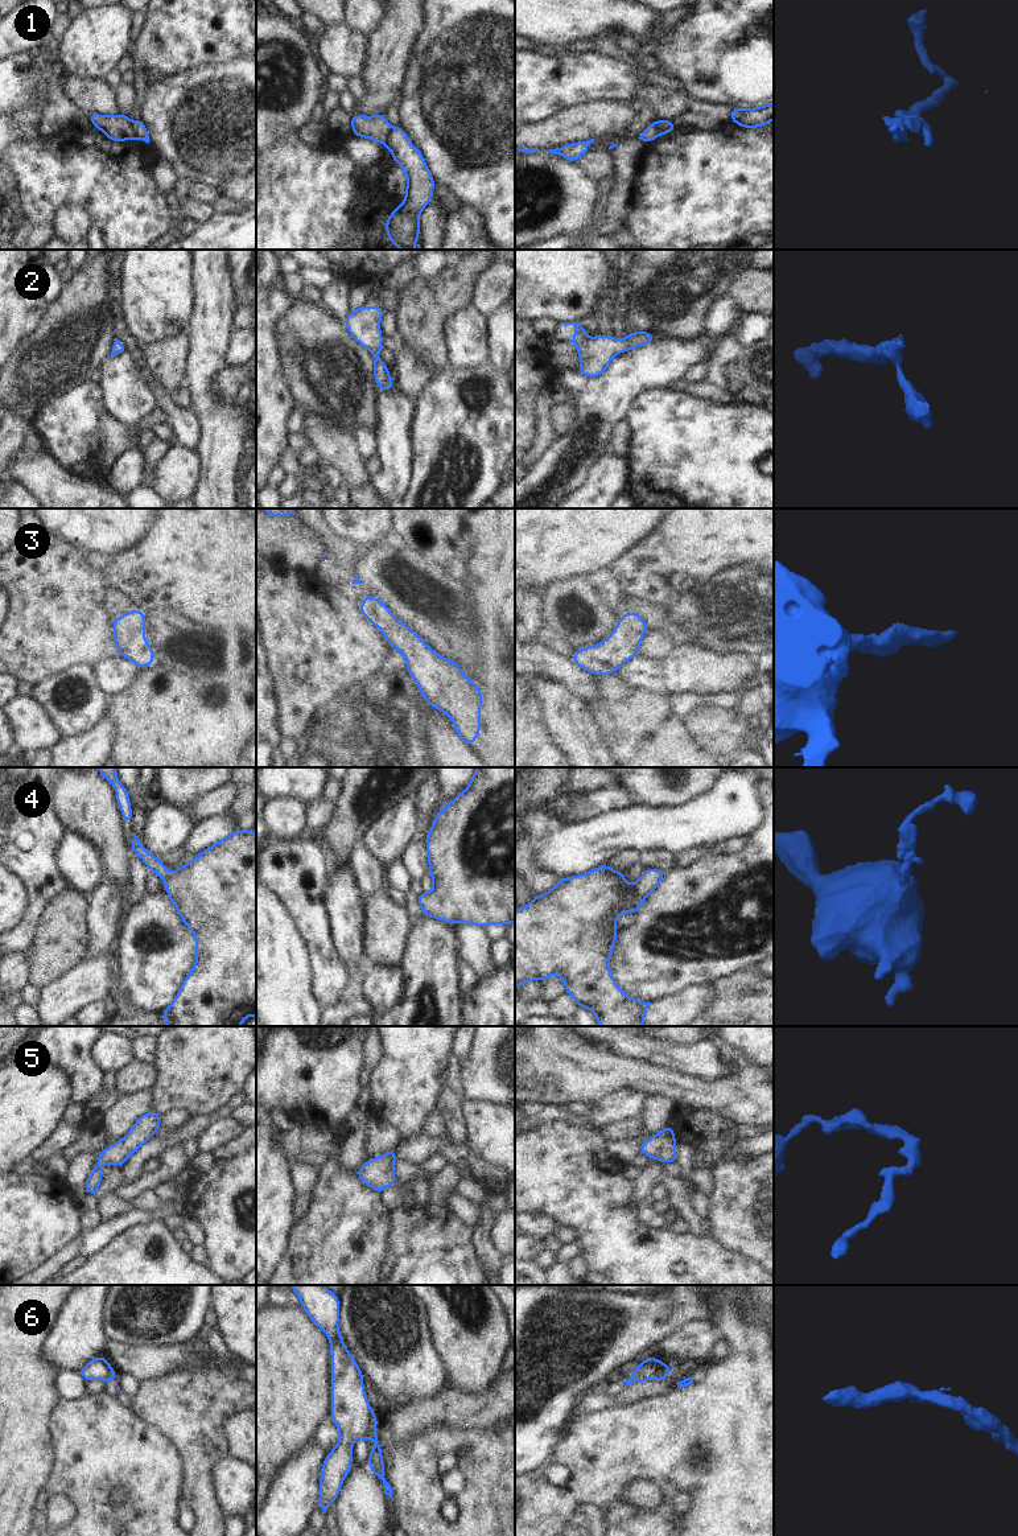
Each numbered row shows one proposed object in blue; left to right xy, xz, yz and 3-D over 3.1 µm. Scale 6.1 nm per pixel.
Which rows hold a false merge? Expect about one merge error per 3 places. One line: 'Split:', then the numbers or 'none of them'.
Split: 1, 6

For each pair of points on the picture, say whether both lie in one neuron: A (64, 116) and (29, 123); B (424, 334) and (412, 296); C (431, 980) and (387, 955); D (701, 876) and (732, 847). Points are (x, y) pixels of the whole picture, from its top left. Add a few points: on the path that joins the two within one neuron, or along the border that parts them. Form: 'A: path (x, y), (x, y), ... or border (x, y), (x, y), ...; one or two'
A: border (46, 91), (46, 104), (41, 114), (37, 135); two
B: path (423, 325), (421, 305); one
C: border (403, 955), (399, 966); two
D: border (713, 852), (717, 855), (737, 853); two

